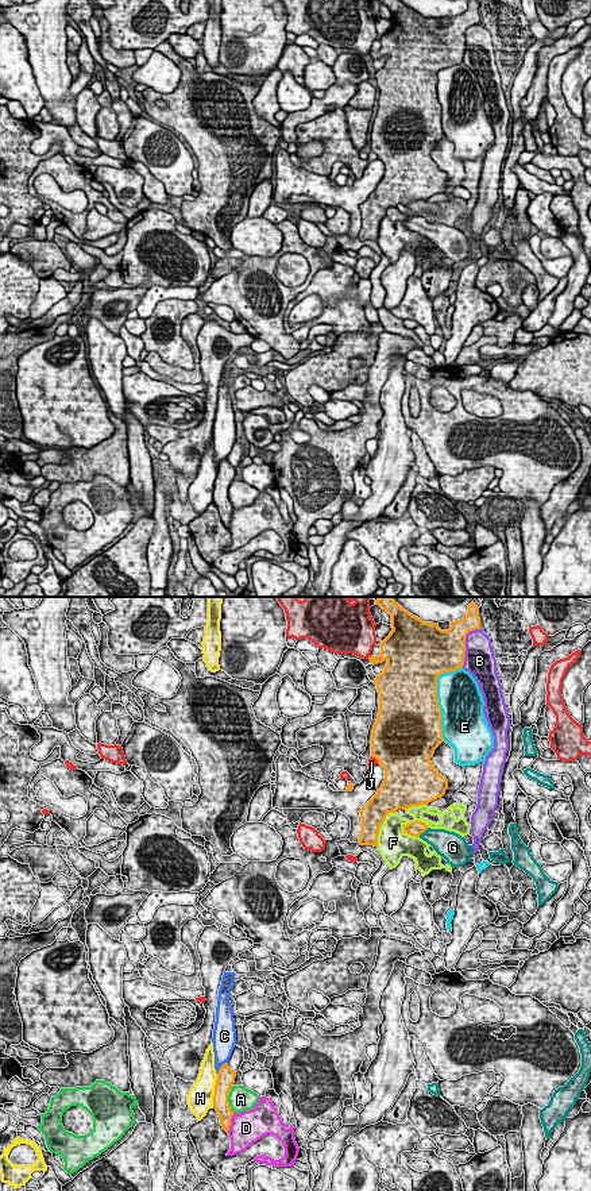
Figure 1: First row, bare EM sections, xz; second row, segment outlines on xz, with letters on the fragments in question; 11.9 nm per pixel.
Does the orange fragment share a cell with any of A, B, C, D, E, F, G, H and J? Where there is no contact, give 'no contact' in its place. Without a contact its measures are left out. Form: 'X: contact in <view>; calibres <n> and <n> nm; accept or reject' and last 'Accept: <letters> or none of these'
A: contact in xz; calibres 220 and 300 nm; reject
B: contact in xz; calibres 480 and 360 nm; reject
C: contact in xz; calibres 220 and 240 nm; reject
D: contact in xz; calibres 190 and 380 nm; reject
E: contact in xz; calibres 500 and 480 nm; reject
F: contact in xz; calibres 170 and 220 nm; reject
G: contact in xz; calibres 170 and 280 nm; accept
H: contact in xz; calibres 220 and 320 nm; reject
J: contact in xz; calibres 500 and 100 nm; reject
Accept: G

